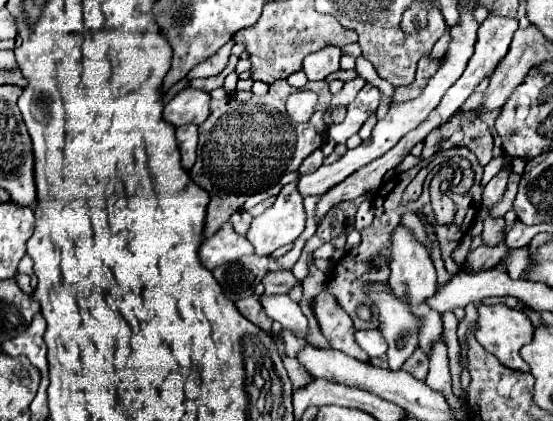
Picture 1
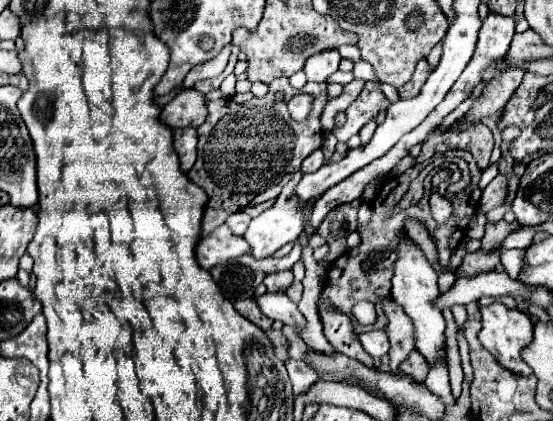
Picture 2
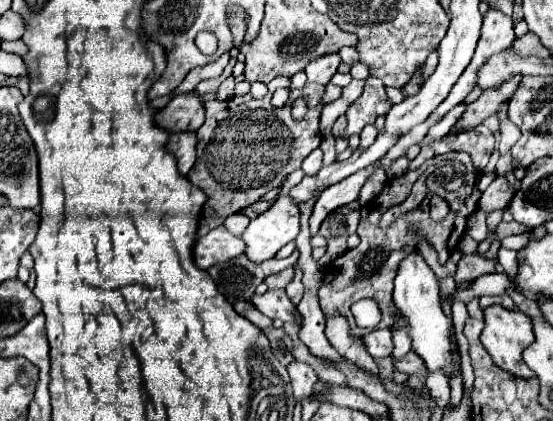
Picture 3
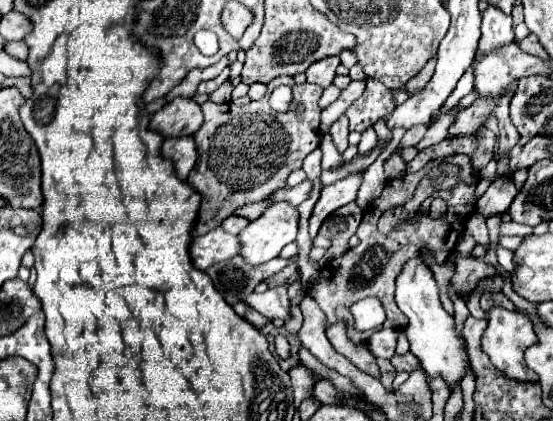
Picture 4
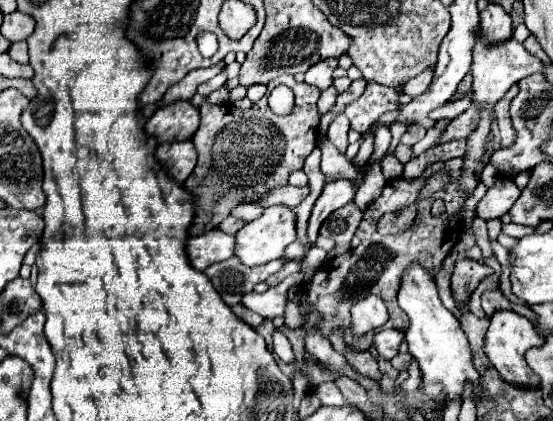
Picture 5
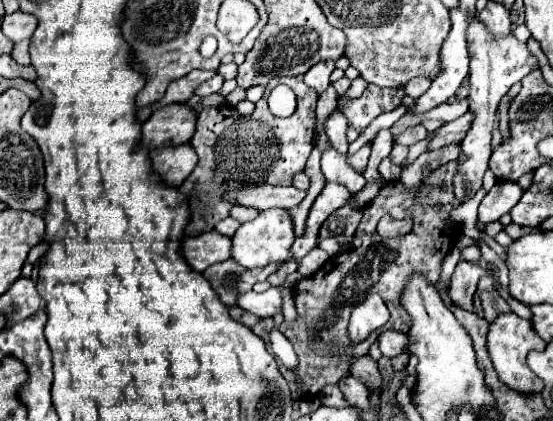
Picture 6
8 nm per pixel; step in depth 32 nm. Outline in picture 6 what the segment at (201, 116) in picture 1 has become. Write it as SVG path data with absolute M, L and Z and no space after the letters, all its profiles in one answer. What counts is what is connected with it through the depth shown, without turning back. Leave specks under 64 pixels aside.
M170 104L154 110L142 126L142 142L150 148L188 142L196 130L196 118L188 104Z

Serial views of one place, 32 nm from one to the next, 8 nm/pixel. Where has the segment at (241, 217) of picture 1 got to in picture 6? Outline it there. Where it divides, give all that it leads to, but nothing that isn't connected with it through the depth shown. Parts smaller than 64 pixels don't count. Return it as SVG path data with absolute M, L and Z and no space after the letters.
M228 216L226 220L222 220L222 222L218 222L214 230L218 230L220 234L226 234L226 236L234 236L234 232L236 232L236 230L238 230L240 226L242 226L242 224L240 224L238 220L234 220L232 216Z

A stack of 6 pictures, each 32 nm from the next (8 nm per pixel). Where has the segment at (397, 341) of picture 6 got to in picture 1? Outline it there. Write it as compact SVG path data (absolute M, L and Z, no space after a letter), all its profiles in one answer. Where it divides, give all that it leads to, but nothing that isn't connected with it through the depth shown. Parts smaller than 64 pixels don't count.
M356 330L354 332L354 340L360 344L360 348L370 356L370 358L378 358L386 352L386 342L380 336L378 330Z

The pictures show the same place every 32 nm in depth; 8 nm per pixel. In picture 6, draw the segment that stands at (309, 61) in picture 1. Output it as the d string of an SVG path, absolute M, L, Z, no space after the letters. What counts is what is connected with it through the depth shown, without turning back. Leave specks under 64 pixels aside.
M334 60L314 64L314 66L304 74L304 82L306 82L310 88L314 88L314 90L324 92L324 90L330 86L330 74L332 74L334 68L336 68L336 62L334 62Z

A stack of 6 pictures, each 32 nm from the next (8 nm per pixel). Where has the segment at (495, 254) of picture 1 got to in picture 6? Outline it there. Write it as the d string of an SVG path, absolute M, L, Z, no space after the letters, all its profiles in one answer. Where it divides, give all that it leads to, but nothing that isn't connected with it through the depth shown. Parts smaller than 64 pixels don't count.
M460 260L452 278L450 278L450 298L456 306L460 306L462 310L472 312L472 296L476 292L478 280L490 274L490 270L478 266L476 262L468 262L468 260Z

